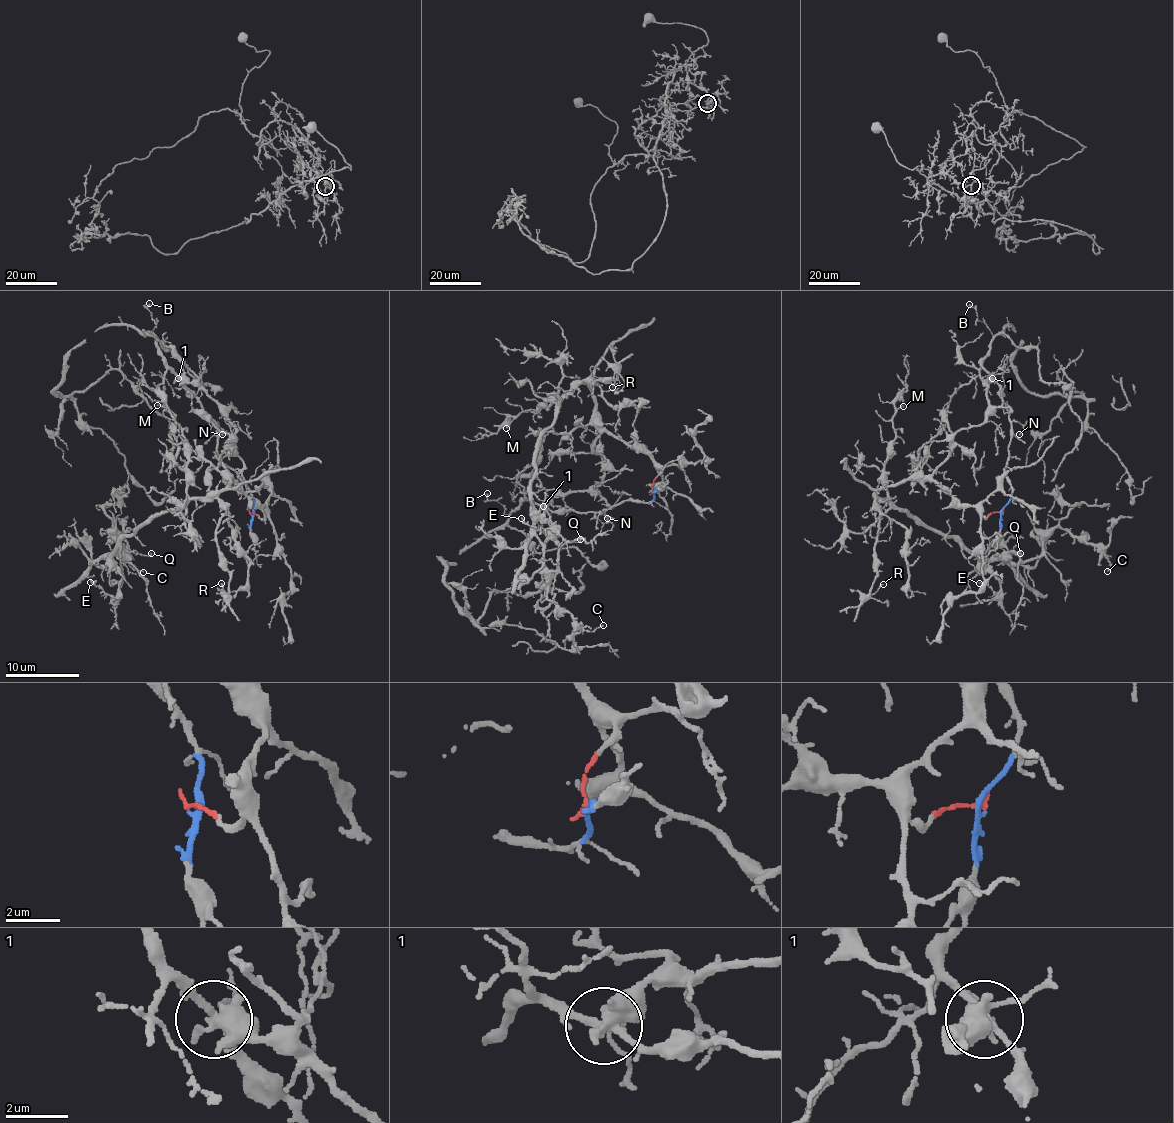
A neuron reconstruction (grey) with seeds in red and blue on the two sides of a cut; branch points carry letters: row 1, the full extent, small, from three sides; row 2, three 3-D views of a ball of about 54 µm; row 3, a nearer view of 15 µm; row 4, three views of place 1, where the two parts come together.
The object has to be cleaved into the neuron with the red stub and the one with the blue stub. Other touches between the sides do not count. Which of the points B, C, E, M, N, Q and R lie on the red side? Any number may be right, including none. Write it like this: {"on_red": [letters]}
{"on_red": ["C", "E", "M", "Q", "R"]}

